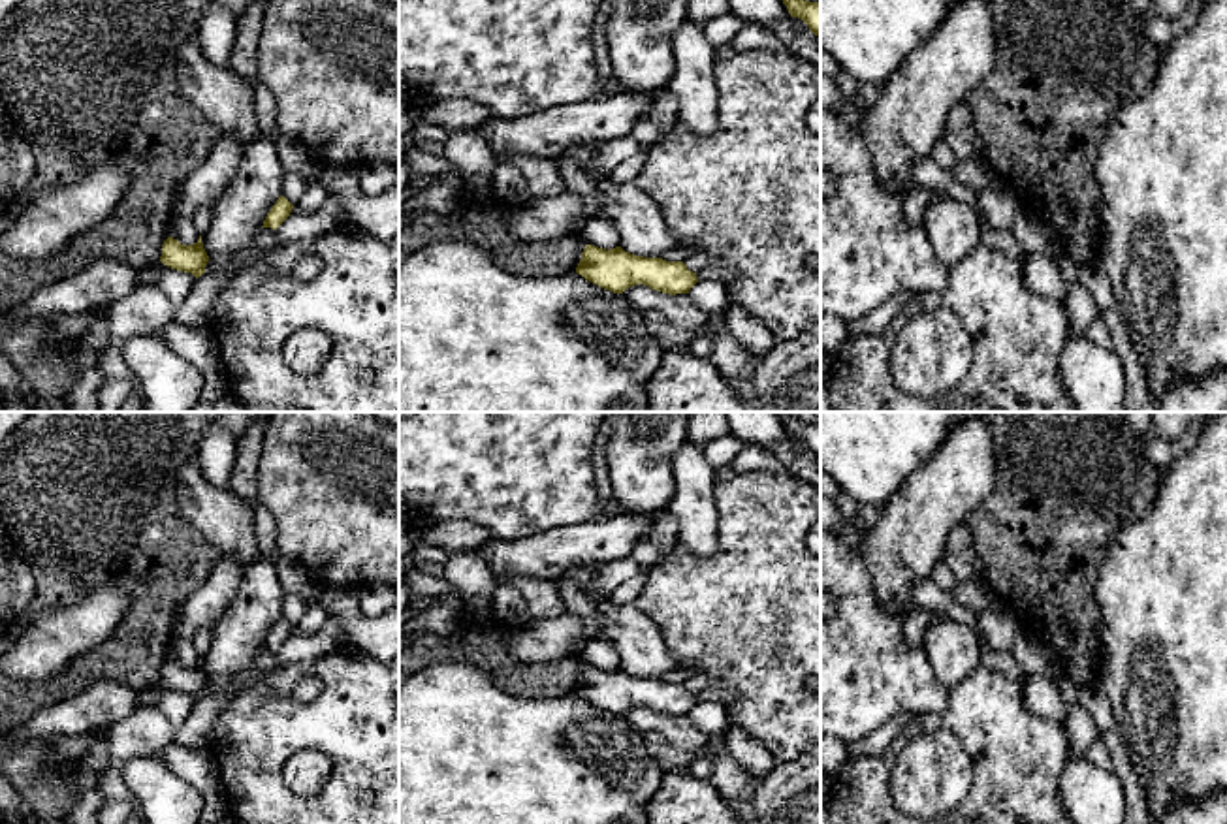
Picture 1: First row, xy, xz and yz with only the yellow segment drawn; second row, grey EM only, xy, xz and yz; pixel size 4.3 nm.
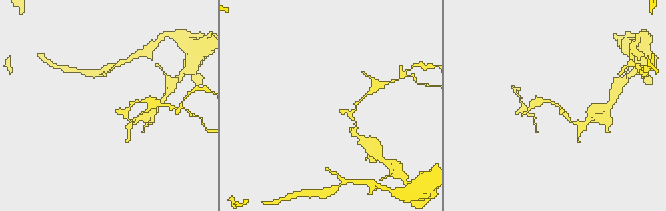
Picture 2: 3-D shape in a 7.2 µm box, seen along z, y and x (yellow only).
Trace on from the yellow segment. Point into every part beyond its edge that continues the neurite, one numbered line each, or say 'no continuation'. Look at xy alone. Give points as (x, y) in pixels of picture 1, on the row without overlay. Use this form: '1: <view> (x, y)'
no continuation

